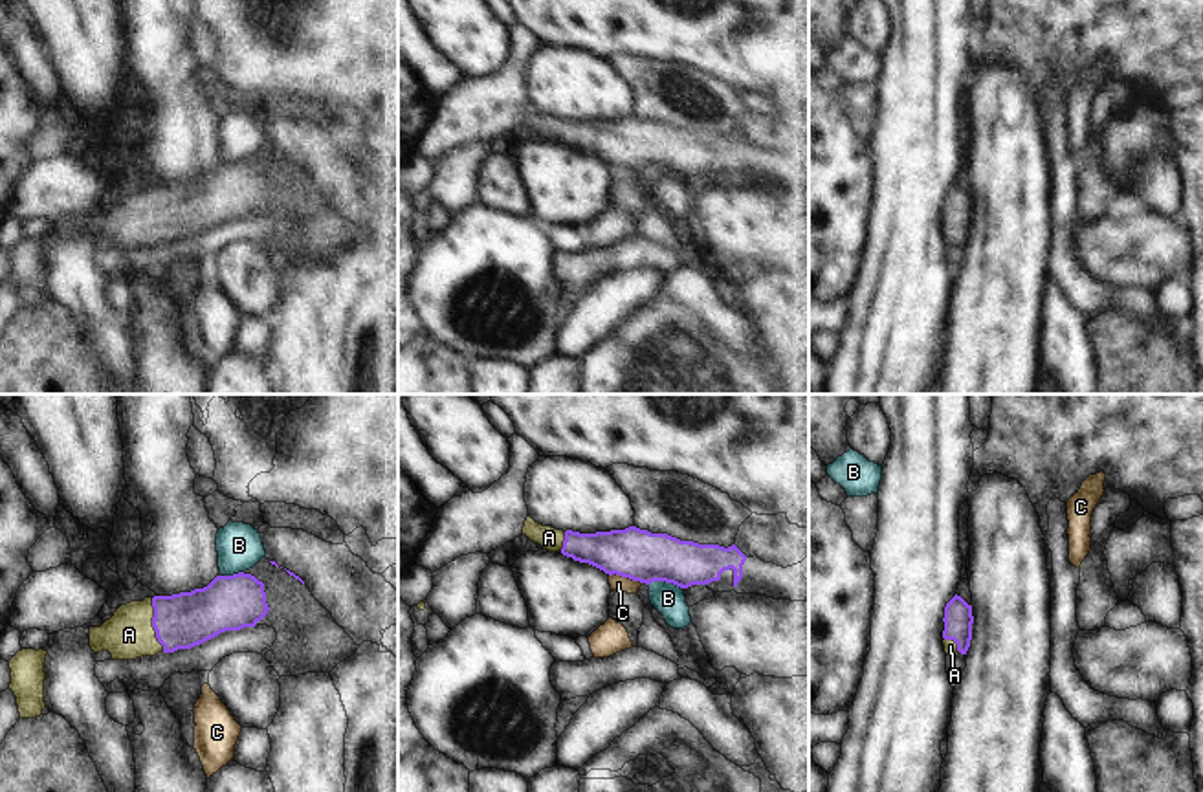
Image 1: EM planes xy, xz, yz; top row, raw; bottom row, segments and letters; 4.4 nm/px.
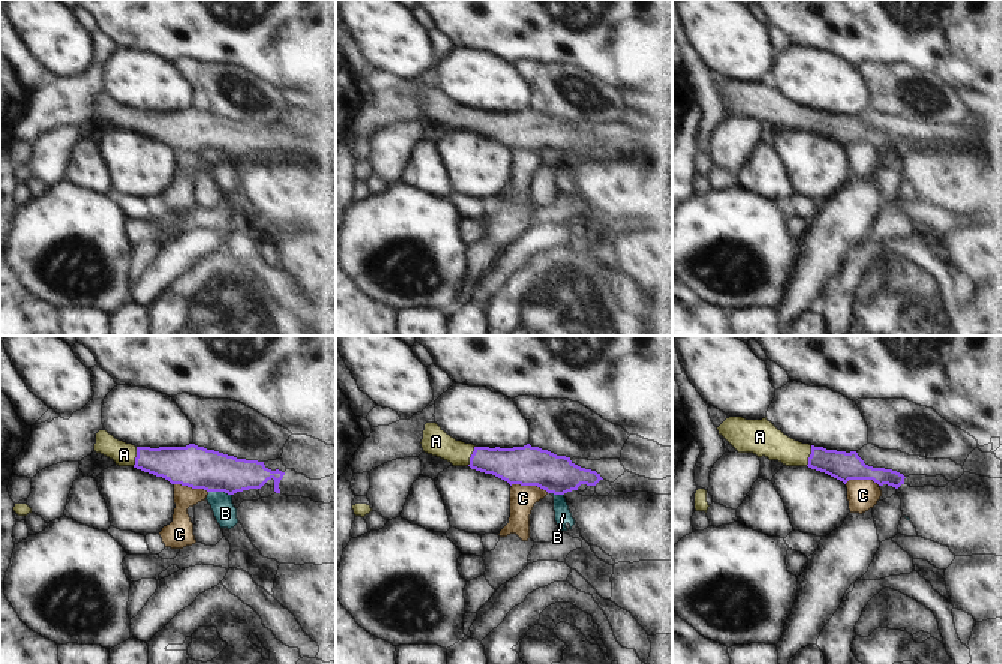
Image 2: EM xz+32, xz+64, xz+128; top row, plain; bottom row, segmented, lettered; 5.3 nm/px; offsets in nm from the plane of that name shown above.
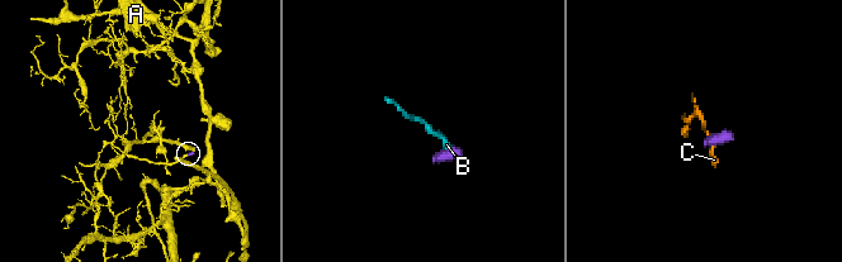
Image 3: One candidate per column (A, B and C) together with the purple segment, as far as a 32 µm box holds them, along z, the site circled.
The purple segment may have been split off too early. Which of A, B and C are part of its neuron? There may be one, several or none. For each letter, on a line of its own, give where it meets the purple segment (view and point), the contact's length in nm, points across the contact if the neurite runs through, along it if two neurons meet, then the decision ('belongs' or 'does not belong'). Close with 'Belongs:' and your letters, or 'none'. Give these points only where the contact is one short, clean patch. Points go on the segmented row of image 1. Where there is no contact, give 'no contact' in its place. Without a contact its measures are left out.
A: meets purple in xy at (153, 626); contact 240 nm long; runs through xy (184, 620), (153, 626), (140, 627), (129, 635); belongs
B: meets purple in xz at (664, 580); contact 150 nm long; border along xz (648, 583), (672, 582), (681, 589); does not belong
C: meets purple in xz at (626, 576); contact 150 nm long; border along xz (609, 574), (620, 574), (640, 583); does not belong
Belongs: A

